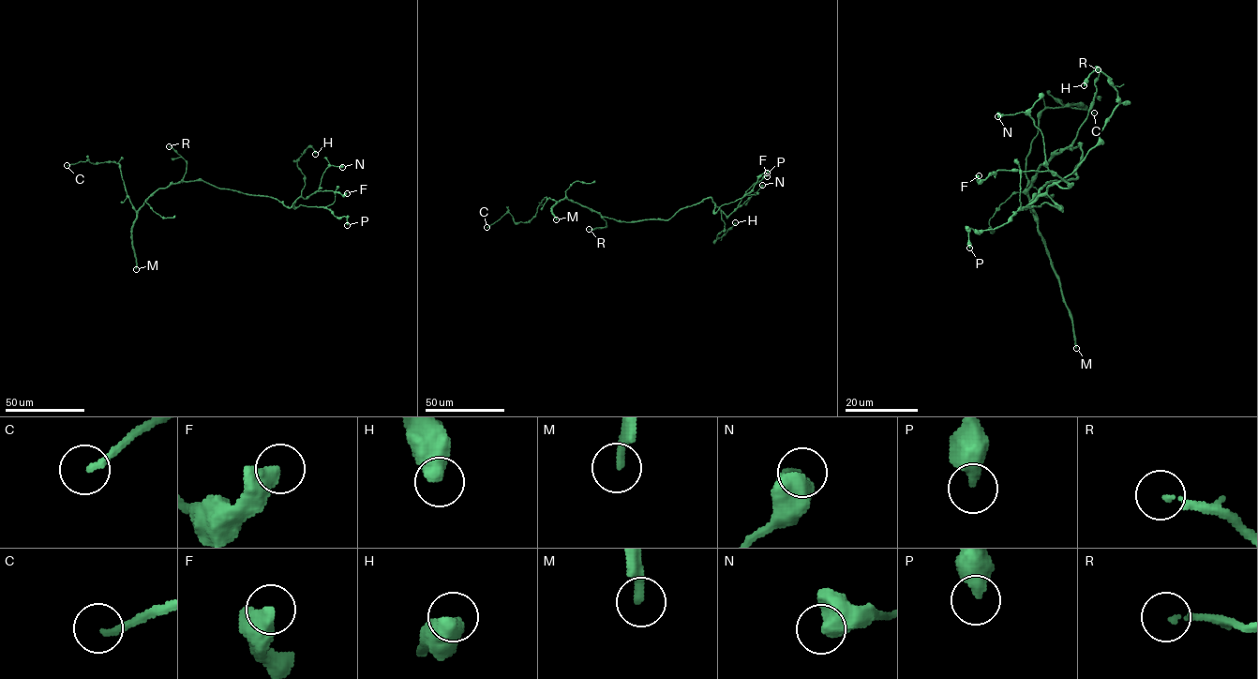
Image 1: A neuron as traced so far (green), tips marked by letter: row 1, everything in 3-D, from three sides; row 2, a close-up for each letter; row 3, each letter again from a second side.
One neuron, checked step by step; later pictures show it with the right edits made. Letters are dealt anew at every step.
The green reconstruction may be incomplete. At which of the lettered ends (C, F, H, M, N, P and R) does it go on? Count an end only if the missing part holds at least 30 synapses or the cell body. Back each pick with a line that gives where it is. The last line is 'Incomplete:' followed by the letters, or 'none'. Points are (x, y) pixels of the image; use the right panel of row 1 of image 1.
C: at (1094, 113)
M: at (1076, 348)
R: at (1098, 69)
Incomplete: C, M, R

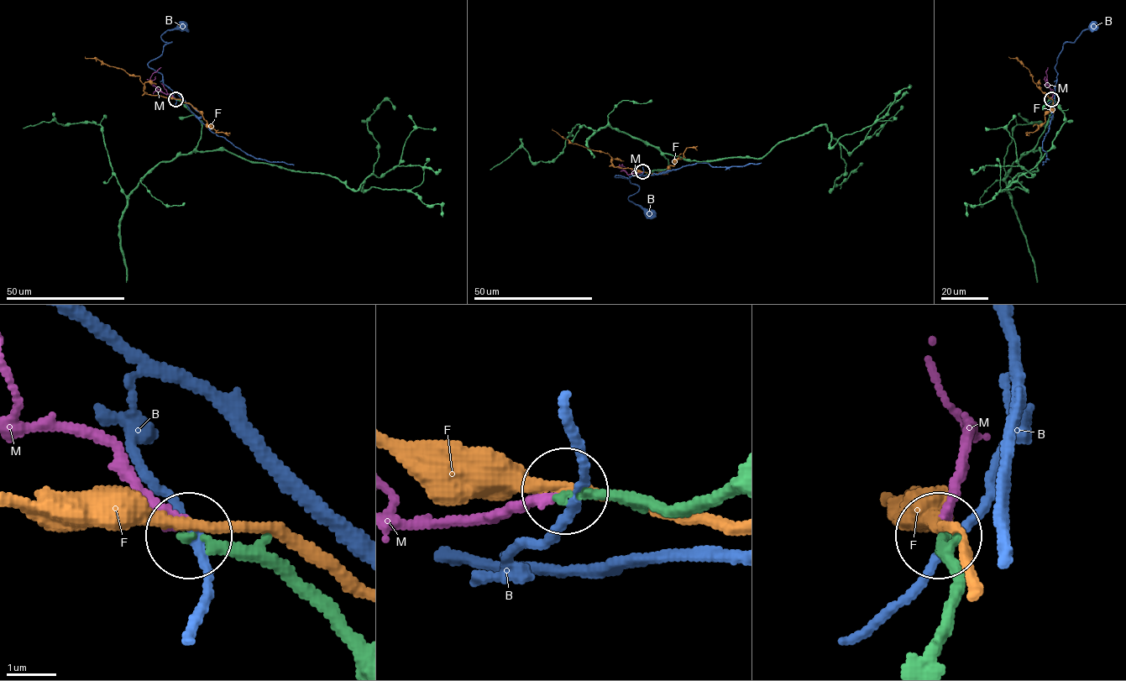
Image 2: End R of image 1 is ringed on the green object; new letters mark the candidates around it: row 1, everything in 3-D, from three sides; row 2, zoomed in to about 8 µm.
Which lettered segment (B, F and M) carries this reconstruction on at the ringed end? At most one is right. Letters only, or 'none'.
none

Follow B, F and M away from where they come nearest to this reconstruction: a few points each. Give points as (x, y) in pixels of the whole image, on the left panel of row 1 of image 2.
B: (175, 99), (163, 83), (163, 75), (148, 63), (171, 42), (164, 41), (161, 36), (181, 26)
F: (175, 99), (147, 94), (138, 75), (128, 75), (123, 70), (85, 57)
M: (175, 99), (150, 81), (153, 73), (161, 67)

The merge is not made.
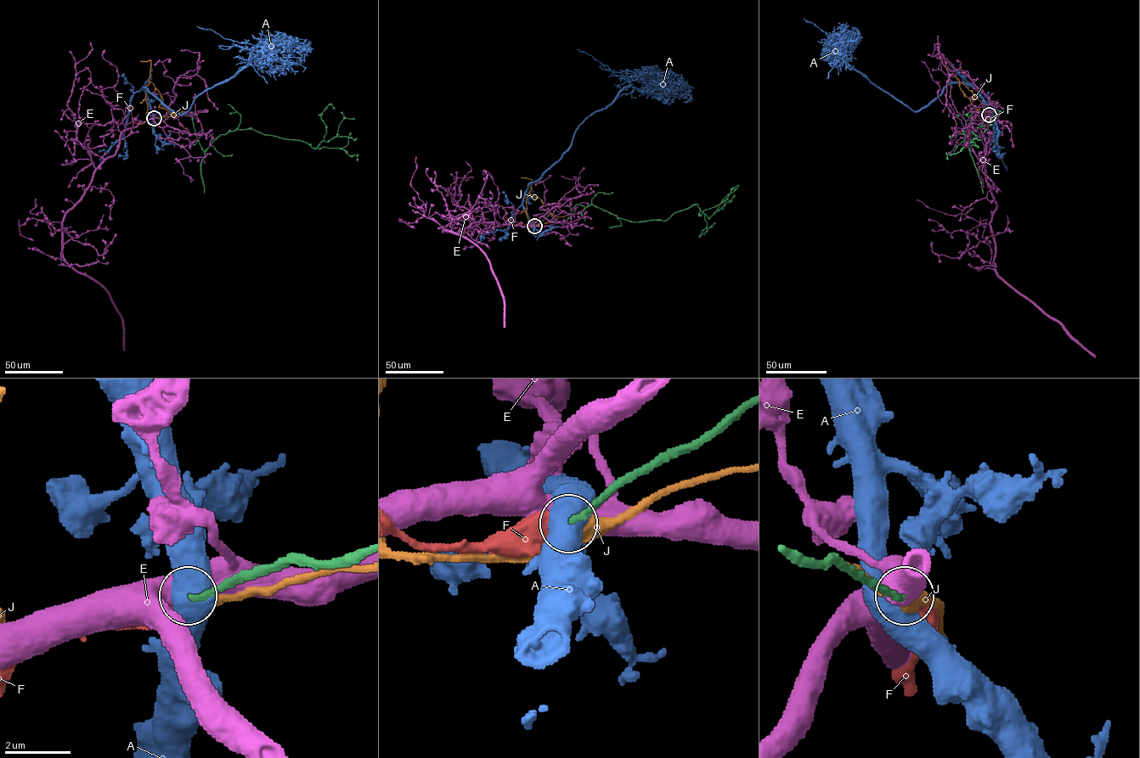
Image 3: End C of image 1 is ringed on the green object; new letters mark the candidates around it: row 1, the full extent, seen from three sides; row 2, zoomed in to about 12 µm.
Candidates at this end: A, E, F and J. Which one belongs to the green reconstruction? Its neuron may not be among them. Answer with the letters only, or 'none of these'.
F

